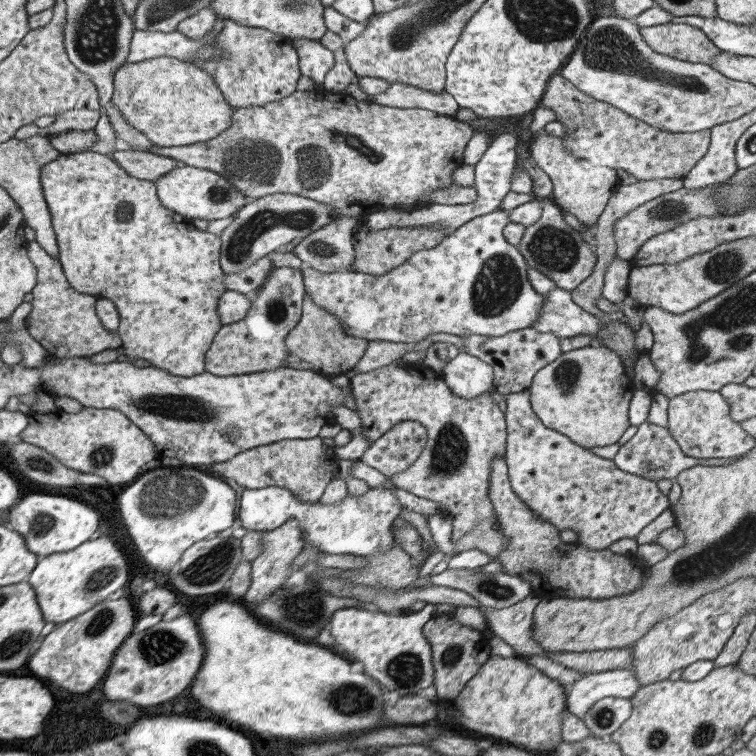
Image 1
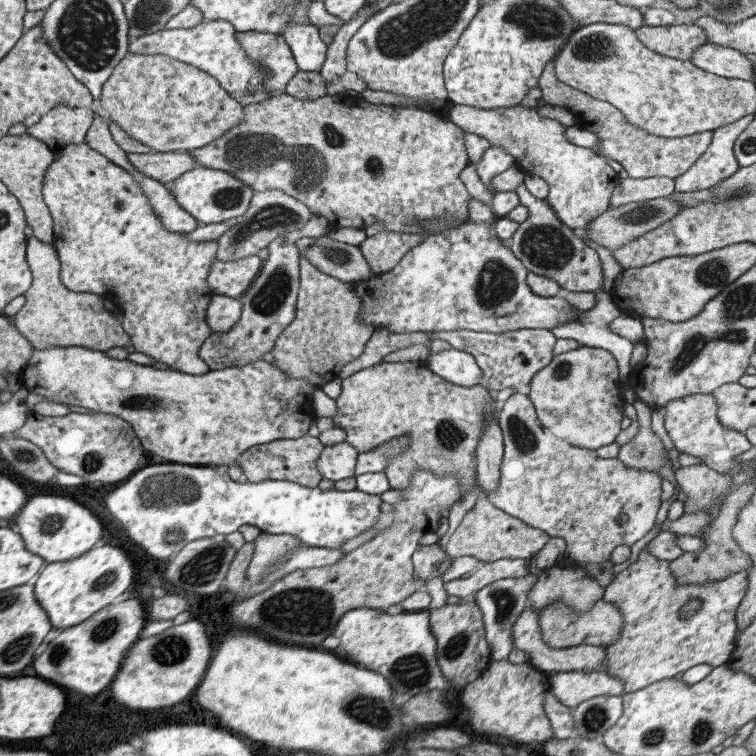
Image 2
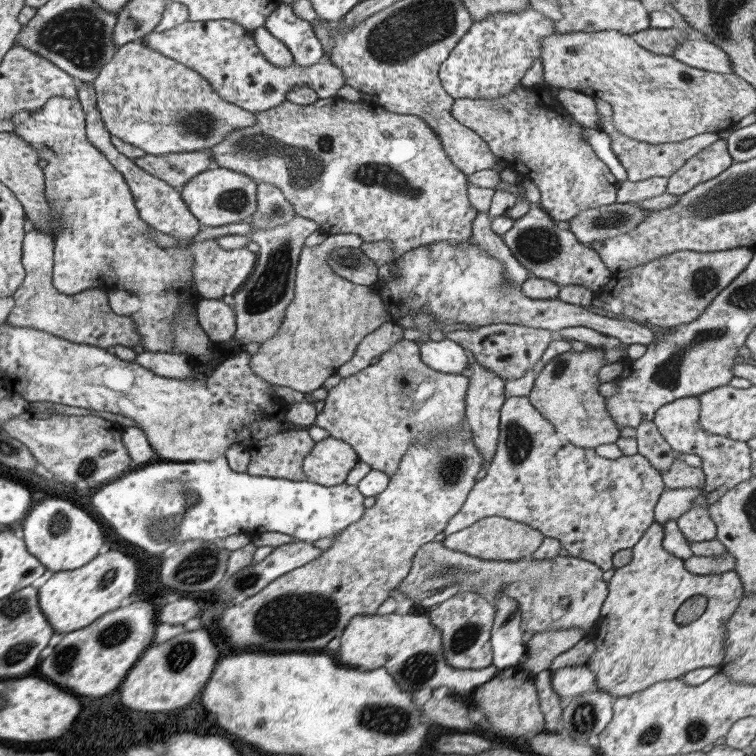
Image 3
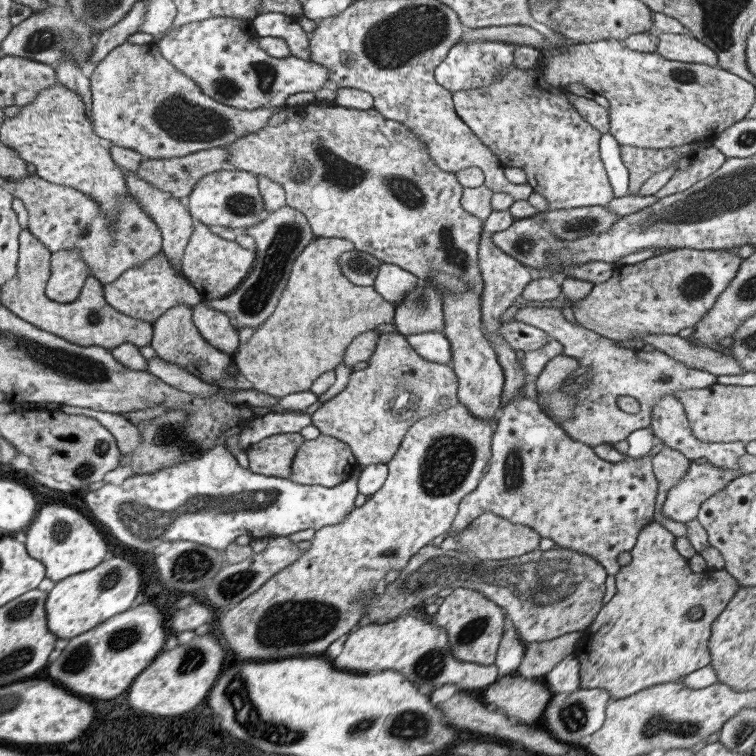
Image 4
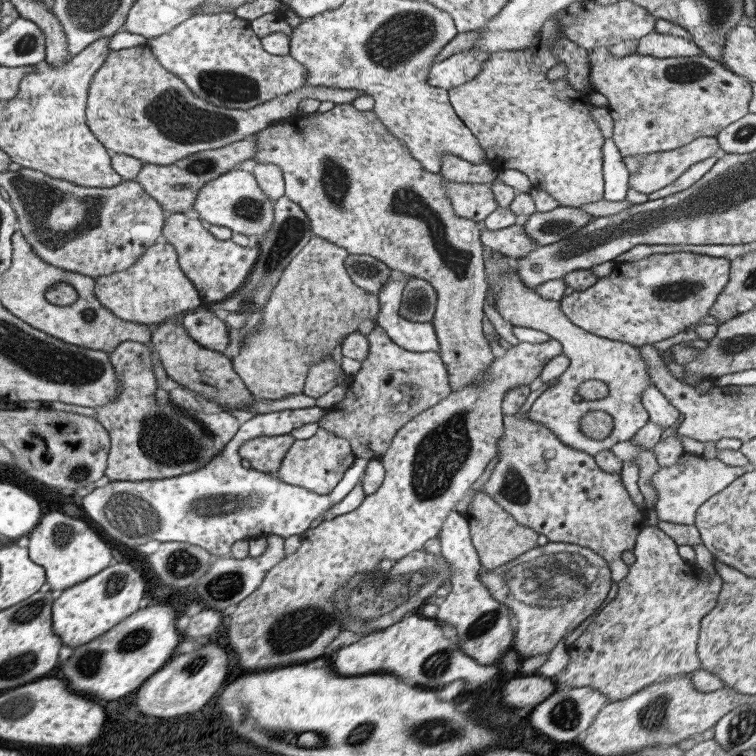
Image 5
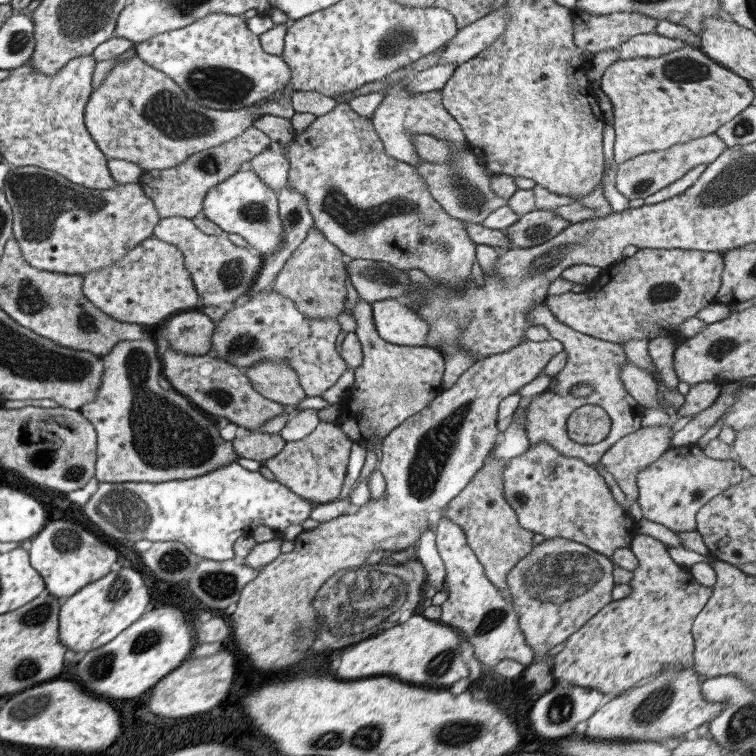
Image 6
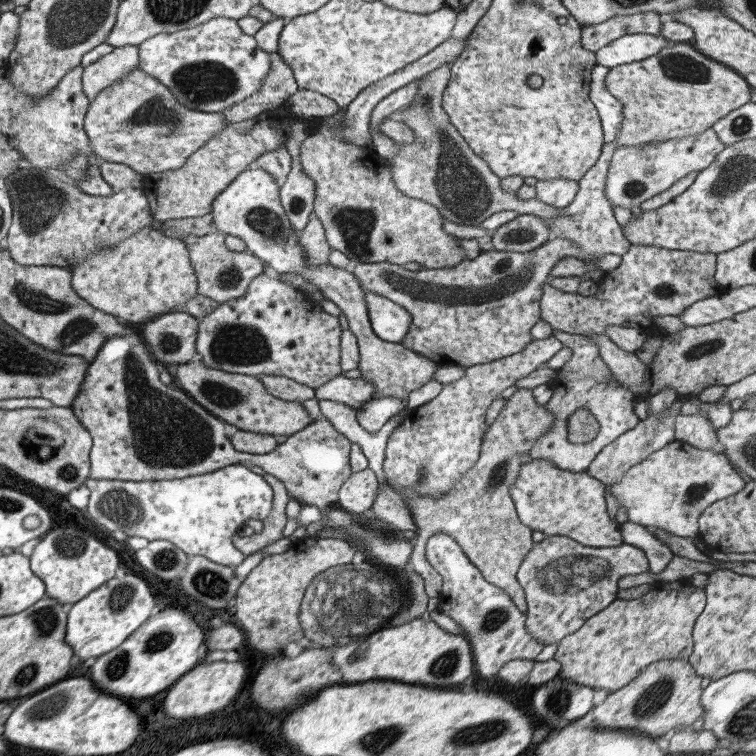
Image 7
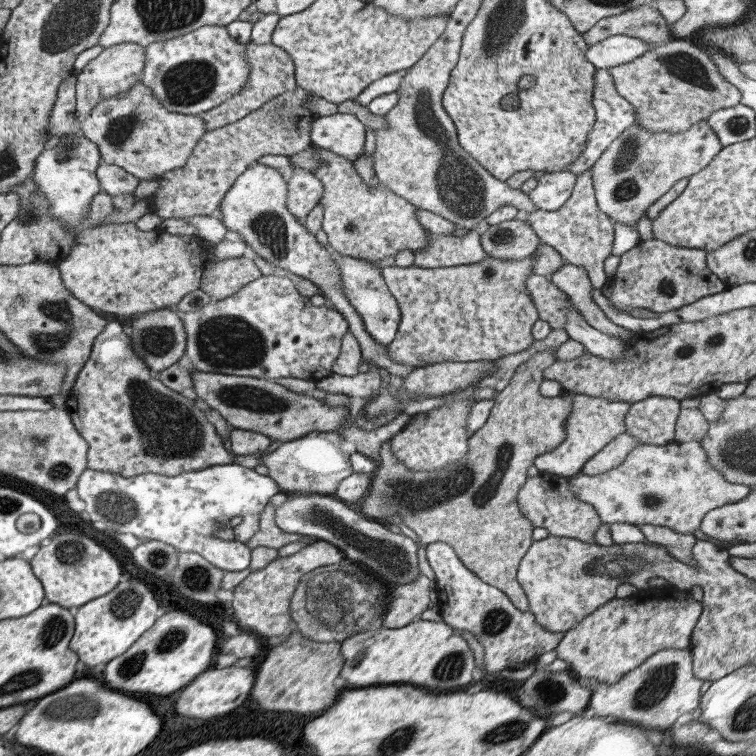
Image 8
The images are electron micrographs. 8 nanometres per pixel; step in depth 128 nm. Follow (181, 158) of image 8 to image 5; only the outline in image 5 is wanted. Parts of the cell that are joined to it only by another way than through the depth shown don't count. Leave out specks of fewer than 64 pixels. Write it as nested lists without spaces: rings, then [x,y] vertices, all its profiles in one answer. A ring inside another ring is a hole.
[[[145,44],[107,53],[89,81],[85,122],[110,153],[124,154],[142,163],[165,166],[184,156],[213,150],[256,134],[272,121],[290,117],[304,98],[336,104],[350,103],[362,90],[303,85],[293,92],[245,110],[215,106],[195,96],[177,76],[166,71]]]

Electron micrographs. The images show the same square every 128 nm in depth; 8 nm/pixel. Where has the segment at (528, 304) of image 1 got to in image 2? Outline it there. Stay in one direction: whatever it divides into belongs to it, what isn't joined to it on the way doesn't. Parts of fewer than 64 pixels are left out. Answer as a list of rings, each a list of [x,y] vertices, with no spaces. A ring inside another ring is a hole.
[[[467,220],[460,227],[445,229],[424,238],[417,246],[410,248],[389,272],[374,274],[366,281],[349,283],[360,300],[358,320],[376,328],[399,334],[429,333],[450,330],[472,330],[501,334],[520,328],[547,329],[572,321],[581,310],[575,309],[561,295],[555,297],[537,296],[526,283],[528,270],[502,243],[494,233],[494,222],[476,223]]]

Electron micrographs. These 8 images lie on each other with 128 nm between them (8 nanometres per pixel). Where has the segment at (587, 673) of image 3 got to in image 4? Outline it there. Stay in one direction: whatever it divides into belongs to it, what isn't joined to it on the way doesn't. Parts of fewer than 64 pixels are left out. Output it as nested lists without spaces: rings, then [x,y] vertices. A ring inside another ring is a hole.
[[[574,652],[562,658],[549,672],[546,672],[545,685],[552,693],[565,692],[569,694],[578,689],[579,676],[578,661]]]

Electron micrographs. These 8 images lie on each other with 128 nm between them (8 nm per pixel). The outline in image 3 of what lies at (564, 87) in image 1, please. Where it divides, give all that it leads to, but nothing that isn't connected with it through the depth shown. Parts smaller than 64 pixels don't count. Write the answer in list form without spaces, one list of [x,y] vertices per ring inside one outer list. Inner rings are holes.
[[[601,98],[594,99],[595,111],[599,115],[600,130],[610,138],[610,147],[617,160],[623,165],[626,172],[626,180],[639,182],[649,177],[668,177],[678,168],[681,168],[693,155],[708,147],[717,140],[717,132],[704,132],[691,138],[680,140],[676,143],[649,144],[640,140],[630,139],[622,135],[614,126],[612,121],[612,108],[608,102]]]

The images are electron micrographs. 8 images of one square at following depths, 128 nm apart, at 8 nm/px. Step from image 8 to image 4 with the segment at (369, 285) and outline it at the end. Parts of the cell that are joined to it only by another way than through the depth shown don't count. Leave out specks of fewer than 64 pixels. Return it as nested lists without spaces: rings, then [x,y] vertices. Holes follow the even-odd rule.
[[[381,262],[372,287],[388,303],[396,305],[405,296],[406,292],[414,288],[416,276],[395,266]],[[415,332],[405,334],[404,337],[421,358],[437,364],[449,364],[451,360],[450,344],[442,332]]]

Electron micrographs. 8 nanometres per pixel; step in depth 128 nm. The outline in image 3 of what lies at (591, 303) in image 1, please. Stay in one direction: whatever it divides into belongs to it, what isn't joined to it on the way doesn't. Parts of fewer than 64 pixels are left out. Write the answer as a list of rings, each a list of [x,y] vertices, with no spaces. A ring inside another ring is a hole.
[[[649,177],[639,182],[625,180],[617,183],[616,202],[635,203],[665,193],[666,177]]]

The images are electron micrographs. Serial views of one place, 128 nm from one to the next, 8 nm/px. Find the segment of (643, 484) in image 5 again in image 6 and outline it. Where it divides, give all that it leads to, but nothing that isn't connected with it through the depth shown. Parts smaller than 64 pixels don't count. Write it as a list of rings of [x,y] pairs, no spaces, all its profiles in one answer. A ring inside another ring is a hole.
[[[668,422],[659,426],[640,426],[635,432],[620,438],[601,456],[599,462],[609,474],[612,474],[619,488],[625,494],[625,500],[622,502],[625,512],[627,512],[629,505],[638,496],[637,473],[661,457],[665,450],[669,449],[669,438],[671,438],[671,434]]]

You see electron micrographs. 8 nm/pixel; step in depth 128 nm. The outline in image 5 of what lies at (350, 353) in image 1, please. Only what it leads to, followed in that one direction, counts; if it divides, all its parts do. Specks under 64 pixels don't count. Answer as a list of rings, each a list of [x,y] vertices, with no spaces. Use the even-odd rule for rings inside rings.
[[[312,235],[285,265],[261,310],[260,323],[252,335],[238,344],[239,352],[231,360],[251,396],[283,400],[285,396],[301,394],[310,365],[330,355],[363,320],[375,320],[378,295],[353,284],[344,267],[347,255],[344,248]]]

